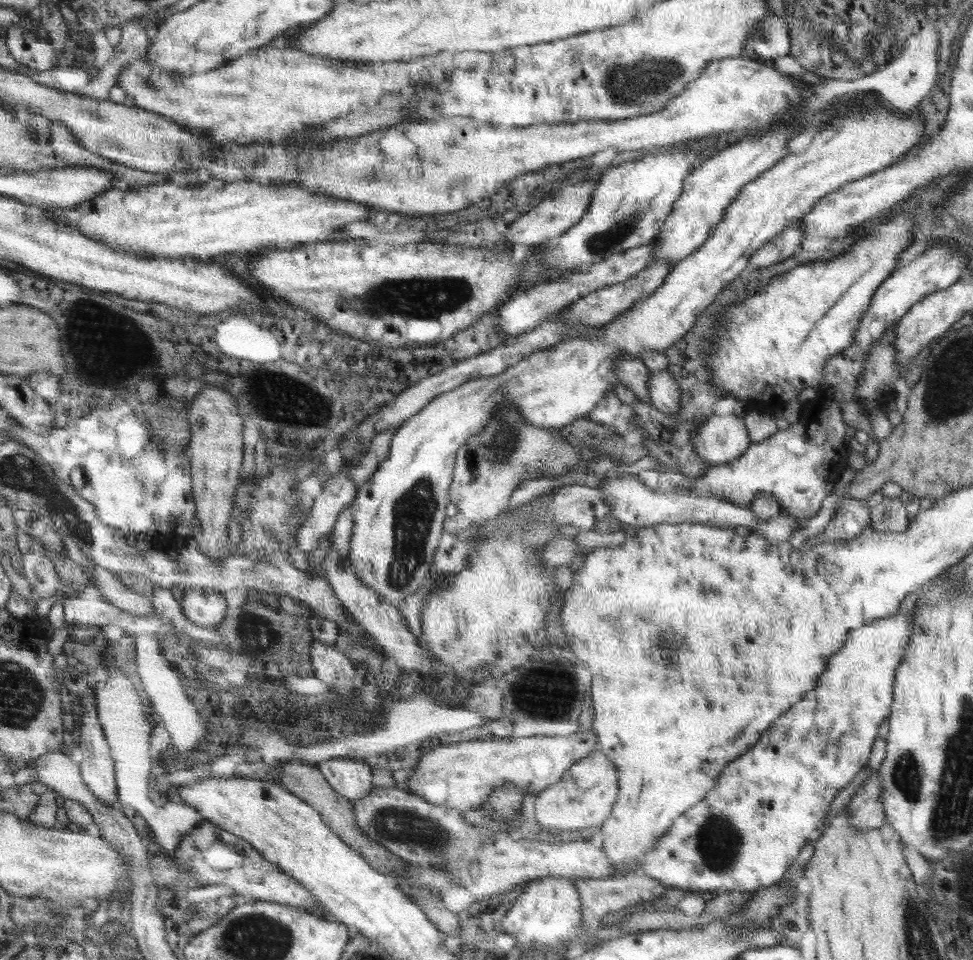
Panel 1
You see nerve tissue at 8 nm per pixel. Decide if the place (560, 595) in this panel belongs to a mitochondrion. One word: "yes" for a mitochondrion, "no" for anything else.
no

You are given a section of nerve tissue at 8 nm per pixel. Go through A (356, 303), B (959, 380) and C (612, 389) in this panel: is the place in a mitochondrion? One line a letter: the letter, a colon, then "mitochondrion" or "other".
A: mitochondrion
B: mitochondrion
C: other

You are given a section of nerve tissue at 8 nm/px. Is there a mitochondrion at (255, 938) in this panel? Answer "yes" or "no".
yes

